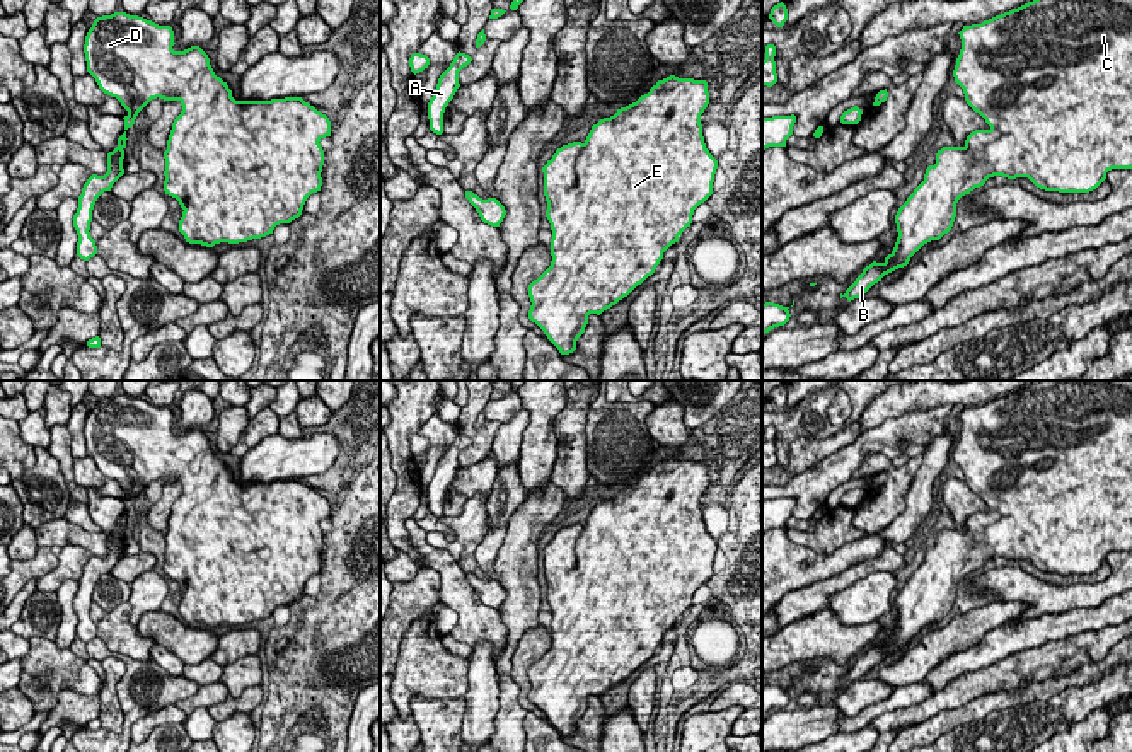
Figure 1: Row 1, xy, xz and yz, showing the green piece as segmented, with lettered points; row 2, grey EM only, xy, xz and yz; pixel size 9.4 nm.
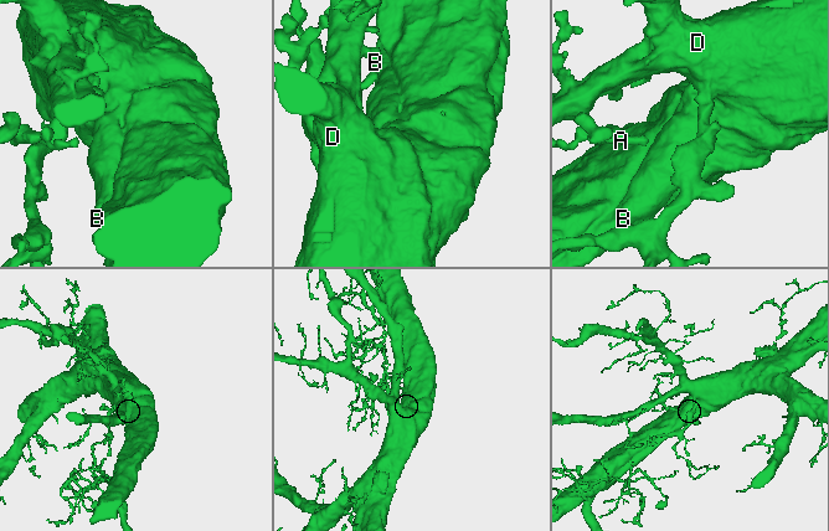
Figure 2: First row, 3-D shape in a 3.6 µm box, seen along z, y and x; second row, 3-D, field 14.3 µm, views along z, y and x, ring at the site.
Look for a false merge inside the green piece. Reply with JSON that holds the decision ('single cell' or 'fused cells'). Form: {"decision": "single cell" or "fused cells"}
{"decision": "single cell"}

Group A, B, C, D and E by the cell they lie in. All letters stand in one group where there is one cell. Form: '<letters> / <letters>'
A B C D E

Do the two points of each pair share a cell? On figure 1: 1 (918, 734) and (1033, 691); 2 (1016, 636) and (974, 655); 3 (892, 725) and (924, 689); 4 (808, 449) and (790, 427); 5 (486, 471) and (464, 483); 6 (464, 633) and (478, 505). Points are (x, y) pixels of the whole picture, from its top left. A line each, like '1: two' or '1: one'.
1: one
2: one
3: two
4: two
5: one
6: two

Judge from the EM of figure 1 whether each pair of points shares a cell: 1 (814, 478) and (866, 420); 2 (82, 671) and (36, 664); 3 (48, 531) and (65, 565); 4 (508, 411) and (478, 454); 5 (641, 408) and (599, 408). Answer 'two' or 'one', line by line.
1: two
2: one
3: two
4: two
5: one

